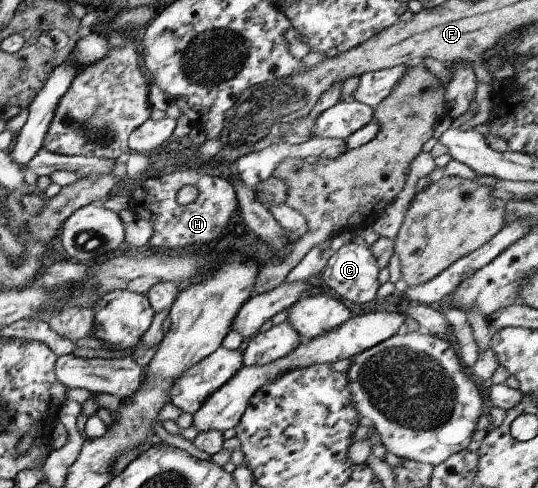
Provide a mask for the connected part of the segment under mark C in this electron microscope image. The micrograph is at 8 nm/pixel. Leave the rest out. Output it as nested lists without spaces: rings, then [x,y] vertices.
[[[348,242],[343,244],[335,253],[331,253],[325,266],[320,271],[320,277],[336,297],[341,300],[349,300],[353,304],[363,304],[371,302],[375,298],[378,288],[377,276],[379,268],[377,268],[377,260],[373,258],[373,252],[364,244]]]

